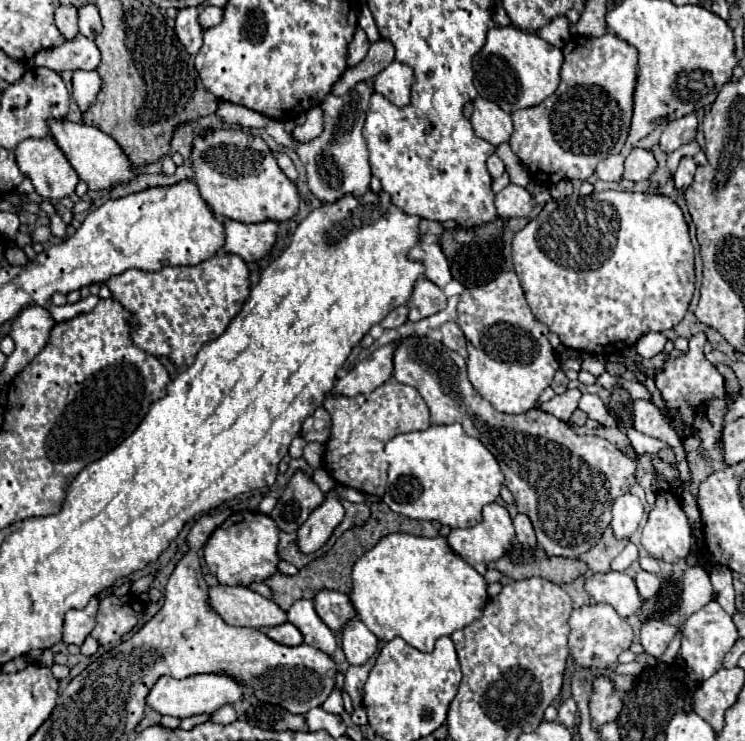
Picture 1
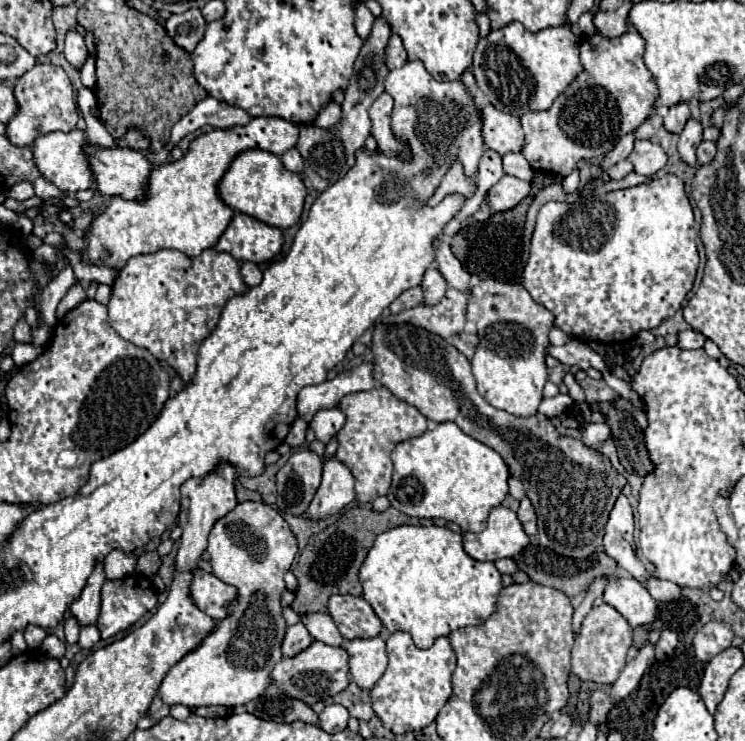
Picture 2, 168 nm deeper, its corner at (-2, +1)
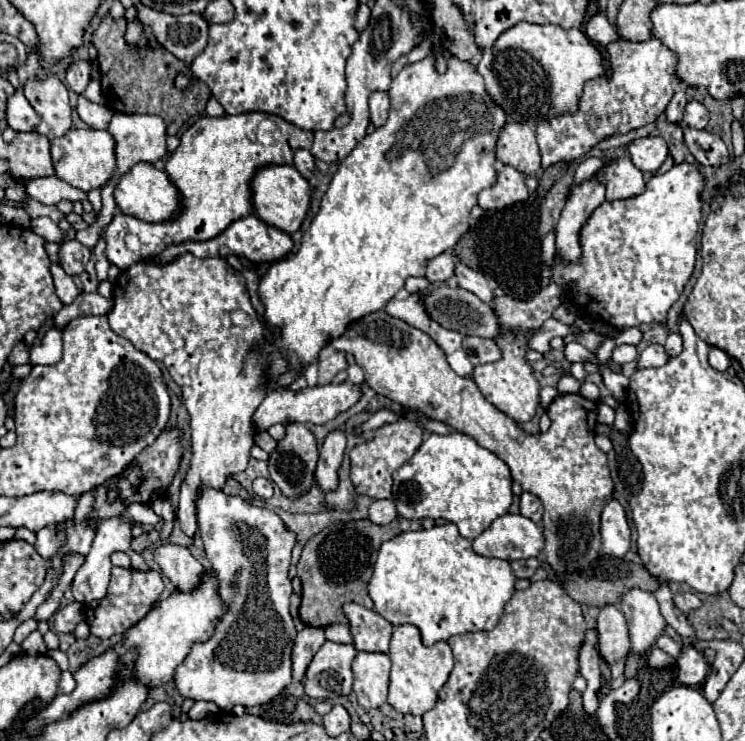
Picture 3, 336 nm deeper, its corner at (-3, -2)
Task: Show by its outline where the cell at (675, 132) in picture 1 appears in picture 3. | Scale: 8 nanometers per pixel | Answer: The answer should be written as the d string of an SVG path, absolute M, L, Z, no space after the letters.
M677 90L677 92L673 94L673 98L671 98L671 102L669 102L669 104L667 104L667 108L665 108L665 116L667 116L667 120L669 120L669 122L673 122L673 124L679 124L679 122L683 120L685 104L687 104L685 92Z

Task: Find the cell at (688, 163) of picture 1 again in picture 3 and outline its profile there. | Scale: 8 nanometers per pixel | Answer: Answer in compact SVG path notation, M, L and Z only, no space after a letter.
M691 100L691 102L687 102L687 106L685 106L683 122L685 122L687 126L693 126L693 128L699 128L699 130L701 130L701 128L705 128L707 122L709 122L709 112L707 112L707 108L705 108L701 102Z

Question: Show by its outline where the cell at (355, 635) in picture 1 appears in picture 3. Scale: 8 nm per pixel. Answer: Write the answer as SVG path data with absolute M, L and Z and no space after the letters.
M359 652L353 660L353 692L365 710L379 708L387 702L391 660L381 652Z

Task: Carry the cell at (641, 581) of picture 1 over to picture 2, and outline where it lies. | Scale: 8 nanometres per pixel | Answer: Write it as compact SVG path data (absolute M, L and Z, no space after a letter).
M648 577L644 581L644 587L656 601L674 601L680 597L680 587L672 581L664 581L658 577Z

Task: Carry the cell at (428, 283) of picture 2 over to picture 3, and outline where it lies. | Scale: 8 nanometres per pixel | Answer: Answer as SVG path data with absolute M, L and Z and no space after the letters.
M443 252L443 254L439 254L437 258L429 260L425 278L427 278L429 282L447 282L447 280L453 276L453 272L455 272L453 254Z

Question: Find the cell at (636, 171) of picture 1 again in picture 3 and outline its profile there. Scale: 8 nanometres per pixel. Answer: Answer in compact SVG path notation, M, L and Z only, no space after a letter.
M661 136L637 138L629 144L629 156L633 164L645 174L655 174L659 170L659 166L665 162L667 150L667 142Z

